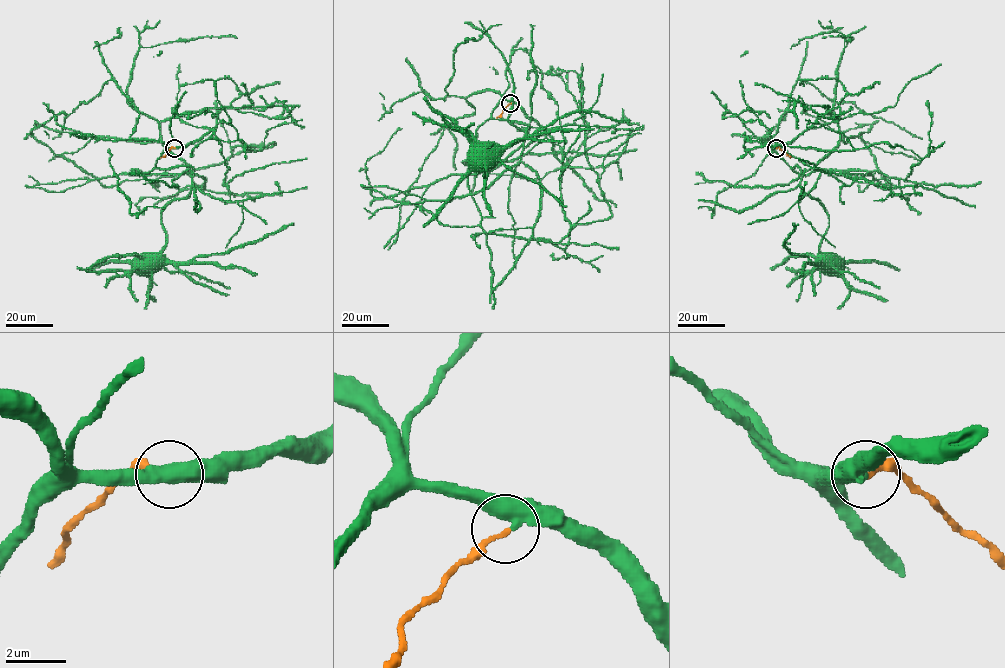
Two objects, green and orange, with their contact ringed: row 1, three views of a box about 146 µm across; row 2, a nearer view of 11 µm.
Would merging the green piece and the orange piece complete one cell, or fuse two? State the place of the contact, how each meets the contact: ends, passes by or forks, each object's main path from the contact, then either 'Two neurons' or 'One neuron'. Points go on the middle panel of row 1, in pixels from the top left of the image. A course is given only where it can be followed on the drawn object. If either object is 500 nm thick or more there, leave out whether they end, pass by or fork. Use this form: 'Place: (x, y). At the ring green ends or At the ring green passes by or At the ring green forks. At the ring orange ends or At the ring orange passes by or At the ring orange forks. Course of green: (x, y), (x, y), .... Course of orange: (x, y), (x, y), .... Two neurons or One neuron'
Place: (510, 103). At the ring green passes by. At the ring orange ends. Course of green: (510, 103), (502, 100), (491, 117), (529, 128), (498, 155), (499, 146), (487, 147). Course of orange: (510, 103), (496, 118). Two neurons

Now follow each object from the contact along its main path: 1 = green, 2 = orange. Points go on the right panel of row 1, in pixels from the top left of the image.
1: (776, 148), (793, 169), (796, 166), (801, 170), (801, 189), (826, 211), (829, 227), (819, 247), (820, 260)
2: (776, 148), (791, 157)

